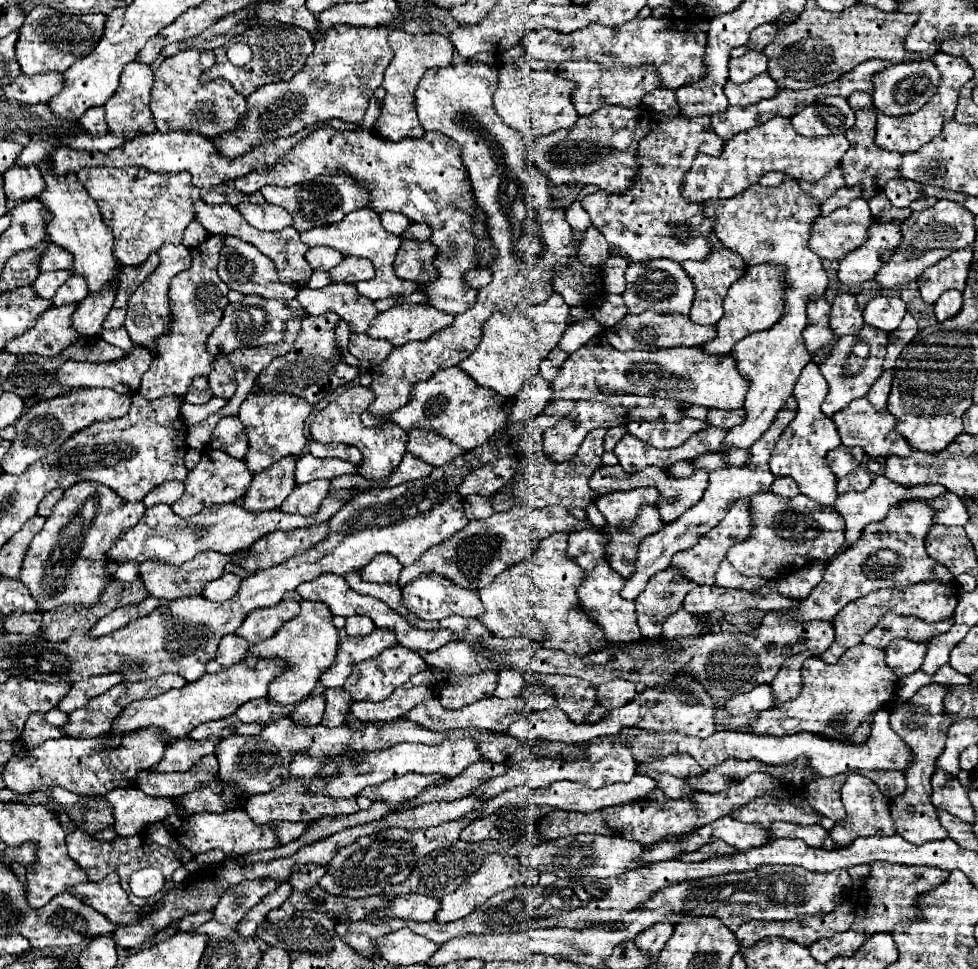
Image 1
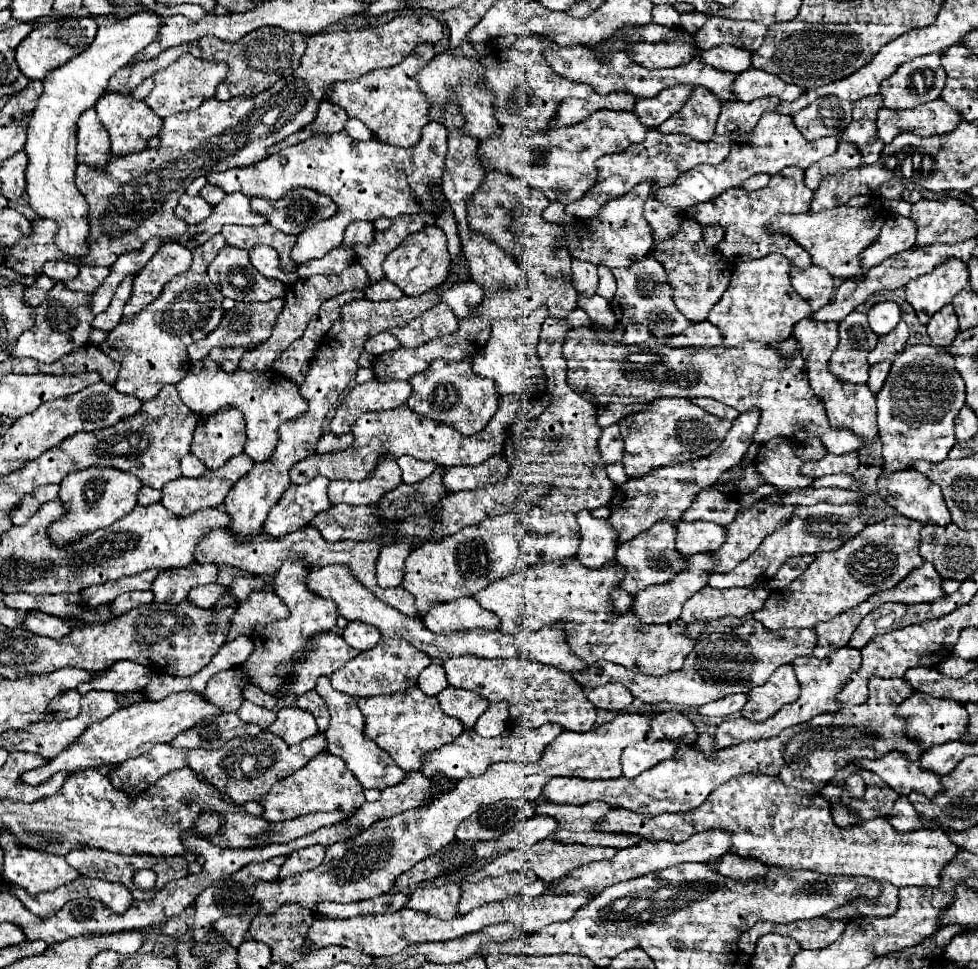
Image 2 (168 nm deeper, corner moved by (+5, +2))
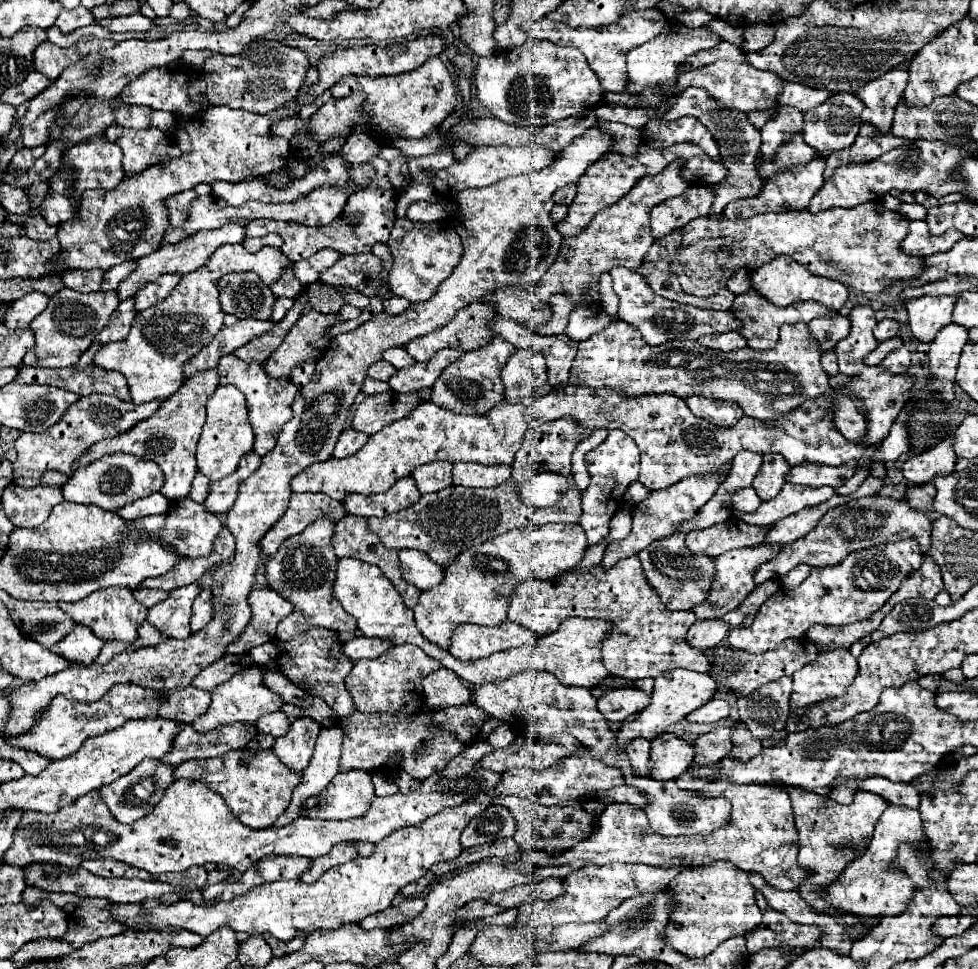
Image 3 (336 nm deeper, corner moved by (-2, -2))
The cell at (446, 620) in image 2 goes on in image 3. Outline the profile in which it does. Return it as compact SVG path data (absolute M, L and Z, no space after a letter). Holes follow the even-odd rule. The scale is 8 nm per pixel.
M502 622L498 626L478 626L478 624L460 624L452 630L450 654L460 660L478 660L490 656L500 650L524 646L526 642L534 642L536 638L530 630L514 624Z

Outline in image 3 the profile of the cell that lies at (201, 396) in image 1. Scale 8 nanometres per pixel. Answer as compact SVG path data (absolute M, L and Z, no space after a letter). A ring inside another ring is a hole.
M224 356L220 358L216 372L220 376L220 384L218 386L226 386L232 384L236 386L248 404L248 414L250 414L250 424L254 428L254 454L258 454L260 458L266 456L274 446L276 446L276 438L282 430L282 426L294 416L292 412L292 402L294 396L298 394L298 388L290 382L290 378L270 378L266 376L266 372L262 370L262 366L250 366L244 362L238 362L238 358Z

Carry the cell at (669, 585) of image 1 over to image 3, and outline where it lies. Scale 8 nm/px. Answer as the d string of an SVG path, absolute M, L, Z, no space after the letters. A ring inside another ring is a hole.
M752 546L752 548L740 548L740 550L730 550L726 554L720 554L718 558L714 558L714 566L716 566L716 578L712 582L712 588L708 590L708 596L706 596L706 602L702 604L696 604L692 608L692 612L698 616L698 620L704 620L704 618L722 618L724 614L728 614L730 610L738 608L744 598L750 594L750 590L754 590L754 580L752 580L752 574L754 570L768 562L770 558L774 558L774 554L780 550L780 546Z

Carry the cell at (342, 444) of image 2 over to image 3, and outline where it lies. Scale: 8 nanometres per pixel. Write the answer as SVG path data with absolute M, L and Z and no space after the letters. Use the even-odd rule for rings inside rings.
M344 430L336 442L336 448L334 448L334 458L346 458L346 456L352 456L354 452L360 450L360 446L368 440L368 434L362 434L358 430Z

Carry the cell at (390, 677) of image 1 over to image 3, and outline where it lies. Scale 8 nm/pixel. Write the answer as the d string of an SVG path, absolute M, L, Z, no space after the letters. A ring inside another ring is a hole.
M400 644L386 650L378 658L364 658L354 662L352 672L346 676L346 690L354 698L354 706L360 712L394 712L400 710L406 702L422 698L422 678L438 670L442 664L422 652L418 646Z

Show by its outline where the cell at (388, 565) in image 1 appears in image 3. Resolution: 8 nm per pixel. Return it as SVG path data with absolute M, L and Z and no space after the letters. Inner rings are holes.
M398 550L398 558L402 578L418 590L430 590L436 582L442 582L442 568L420 550Z

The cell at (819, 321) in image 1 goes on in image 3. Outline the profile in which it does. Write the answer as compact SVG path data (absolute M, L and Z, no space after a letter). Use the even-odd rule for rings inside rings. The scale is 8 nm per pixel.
M776 256L770 262L766 262L764 266L756 268L752 272L752 288L758 288L758 292L764 292L776 304L790 304L790 302L798 302L798 300L816 300L830 310L840 310L844 306L844 302L848 300L848 288L842 282L830 280L830 278L818 278L816 274L810 274L802 264L794 262L794 258L790 258L790 256Z

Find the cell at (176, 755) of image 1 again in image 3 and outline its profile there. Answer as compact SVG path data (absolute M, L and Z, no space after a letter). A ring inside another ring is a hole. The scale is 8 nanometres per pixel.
M146 760L138 764L138 770L114 780L110 786L102 786L102 796L106 798L106 806L122 824L132 824L146 814L150 814L152 806L156 806L164 794L164 790L174 782L174 766L162 760Z

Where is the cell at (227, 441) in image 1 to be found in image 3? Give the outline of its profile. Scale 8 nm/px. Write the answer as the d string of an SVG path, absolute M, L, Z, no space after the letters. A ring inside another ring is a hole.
M234 386L216 388L216 392L206 402L206 410L208 410L208 418L206 418L202 436L198 440L198 450L196 450L198 470L204 476L208 476L210 480L220 480L236 470L236 466L244 454L252 452L254 434L252 434L252 426L248 422L246 400L242 398L240 390Z

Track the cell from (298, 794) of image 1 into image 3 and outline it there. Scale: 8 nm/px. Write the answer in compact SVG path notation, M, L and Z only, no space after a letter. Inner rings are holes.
M346 770L338 772L334 780L316 796L306 800L300 814L322 820L348 820L366 814L374 800L374 784L370 772Z

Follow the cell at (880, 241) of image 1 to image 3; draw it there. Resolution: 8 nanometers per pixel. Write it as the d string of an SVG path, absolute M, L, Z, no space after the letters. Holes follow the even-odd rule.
M910 220L908 234L902 240L900 248L910 256L928 256L934 252L950 250L950 246L954 246L954 242L958 242L960 238L962 234L958 234L958 230L950 230L950 234L942 236L932 236L924 220Z

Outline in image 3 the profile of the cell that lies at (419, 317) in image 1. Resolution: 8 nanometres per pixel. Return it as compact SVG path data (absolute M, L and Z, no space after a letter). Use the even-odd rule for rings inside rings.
M488 298L476 300L476 302L468 304L466 308L458 310L456 316L454 316L446 326L442 326L440 330L434 330L434 332L430 332L430 334L426 334L426 336L418 336L418 338L414 338L412 342L408 342L408 344L406 344L406 352L408 352L414 360L424 362L424 360L428 360L436 350L442 350L442 348L460 348L460 350L468 350L468 352L474 350L474 348L480 348L480 346L484 346L486 342L490 342L492 336L494 336L494 332L490 332L488 326L486 326L494 316L496 316L496 310L494 310L492 304L488 302Z

